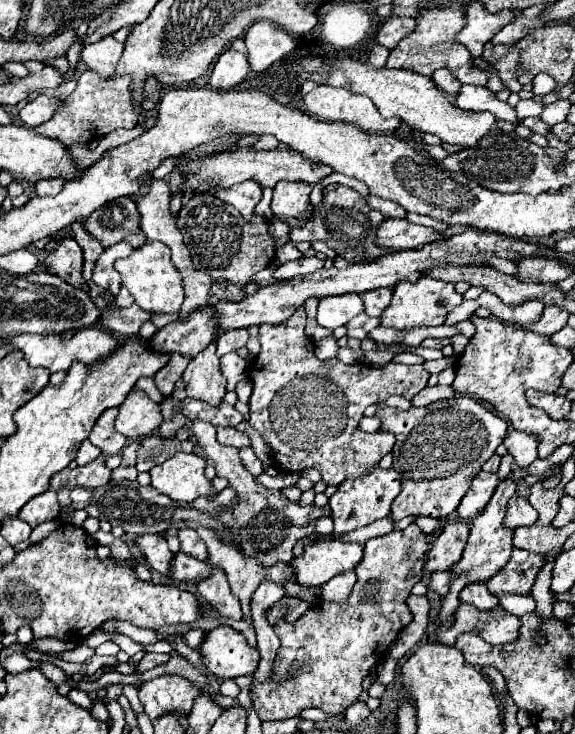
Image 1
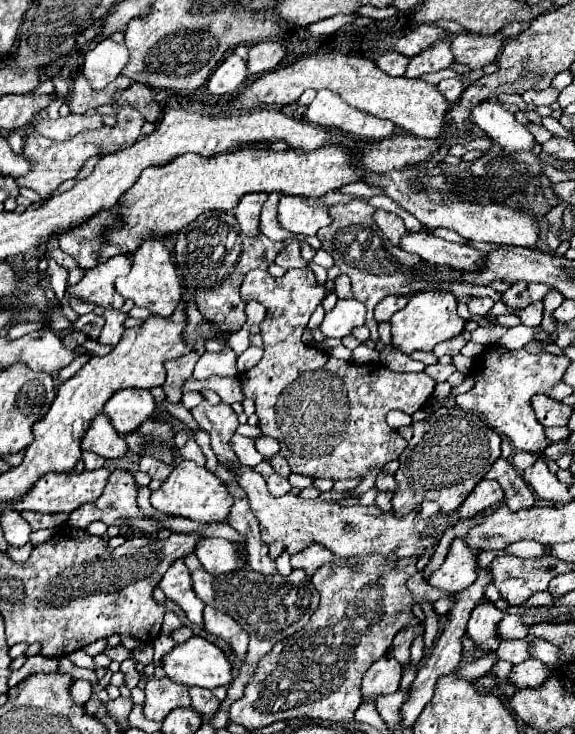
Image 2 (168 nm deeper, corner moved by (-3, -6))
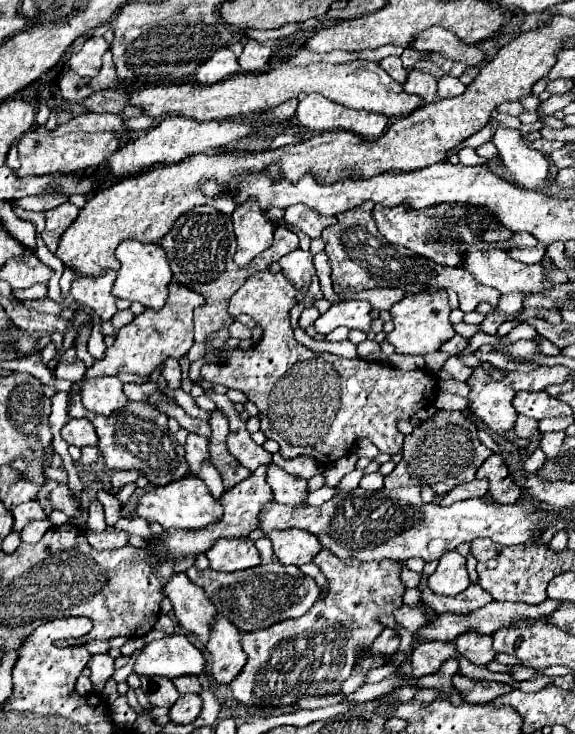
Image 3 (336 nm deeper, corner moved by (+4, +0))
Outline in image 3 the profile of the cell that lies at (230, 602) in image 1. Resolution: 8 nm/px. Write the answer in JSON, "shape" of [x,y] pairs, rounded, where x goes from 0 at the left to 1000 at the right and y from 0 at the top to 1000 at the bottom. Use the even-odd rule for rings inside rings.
{"shape":[[[376,838],[376,849],[369,851],[369,865],[358,884],[369,892],[365,920],[383,933],[403,931],[428,906],[428,890],[417,879],[417,862],[386,838]]]}

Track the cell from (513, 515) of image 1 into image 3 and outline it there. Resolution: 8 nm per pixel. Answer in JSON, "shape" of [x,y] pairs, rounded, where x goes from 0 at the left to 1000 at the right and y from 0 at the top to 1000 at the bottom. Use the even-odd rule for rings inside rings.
{"shape":[[[863,617],[835,634],[835,639],[828,644],[828,653],[849,653],[849,658],[852,658],[849,672],[866,685],[897,685],[908,674],[908,669],[901,666],[901,661],[890,655],[890,650],[883,644],[883,636],[880,636],[877,625]]]}

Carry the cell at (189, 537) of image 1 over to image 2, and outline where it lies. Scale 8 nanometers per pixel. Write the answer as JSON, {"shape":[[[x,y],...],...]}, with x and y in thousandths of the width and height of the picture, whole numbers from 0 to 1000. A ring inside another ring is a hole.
{"shape":[[[350,732],[339,745],[339,756],[363,781],[398,781],[423,772],[416,764],[416,748],[395,734],[363,734]]]}

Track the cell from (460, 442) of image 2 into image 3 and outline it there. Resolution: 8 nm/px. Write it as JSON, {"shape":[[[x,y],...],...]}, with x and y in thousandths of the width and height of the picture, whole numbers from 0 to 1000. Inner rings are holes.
{"shape":[[[762,560],[744,574],[734,574],[717,593],[706,593],[699,628],[668,653],[668,663],[692,666],[717,661],[748,661],[762,674],[776,674],[786,663],[821,655],[831,636],[856,620],[856,614],[831,601],[828,587],[831,582],[817,576],[803,560]]]}

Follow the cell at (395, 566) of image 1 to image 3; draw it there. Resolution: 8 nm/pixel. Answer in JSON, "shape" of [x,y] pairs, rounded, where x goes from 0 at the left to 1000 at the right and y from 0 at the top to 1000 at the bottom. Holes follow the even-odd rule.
{"shape":[[[560,748],[546,767],[560,775],[567,783],[574,802],[567,808],[567,816],[553,816],[543,830],[518,841],[518,843],[494,843],[466,857],[421,862],[417,876],[424,887],[431,890],[431,903],[424,914],[400,931],[407,950],[424,960],[445,960],[445,963],[504,963],[511,952],[525,947],[577,947],[591,939],[591,933],[605,925],[612,917],[612,909],[619,906],[623,887],[647,879],[647,873],[661,865],[668,857],[657,846],[664,835],[682,835],[689,827],[699,824],[699,811],[706,800],[696,792],[696,772],[699,767],[682,764],[640,764],[630,767],[623,762],[595,764],[584,756],[577,756],[570,748]]]}

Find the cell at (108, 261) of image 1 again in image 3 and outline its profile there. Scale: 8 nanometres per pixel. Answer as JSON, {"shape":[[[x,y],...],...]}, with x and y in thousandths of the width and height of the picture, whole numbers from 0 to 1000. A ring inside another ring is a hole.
{"shape":[[[184,369],[177,377],[167,377],[167,380],[136,377],[125,383],[125,394],[122,394],[125,407],[163,421],[163,426],[177,437],[191,437],[195,429],[202,426],[202,416],[198,416],[202,407],[191,399],[198,380],[202,380],[198,369]]]}

